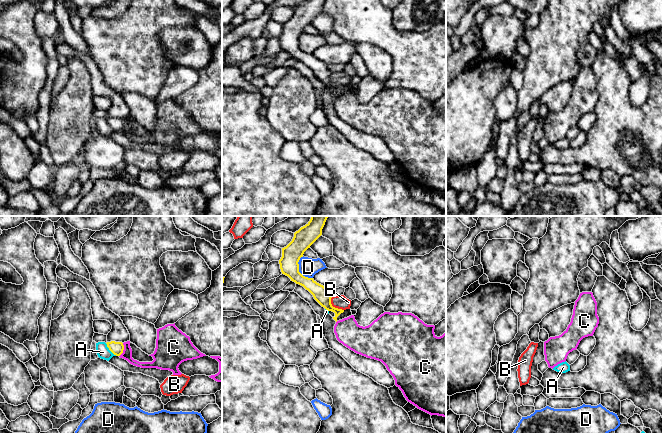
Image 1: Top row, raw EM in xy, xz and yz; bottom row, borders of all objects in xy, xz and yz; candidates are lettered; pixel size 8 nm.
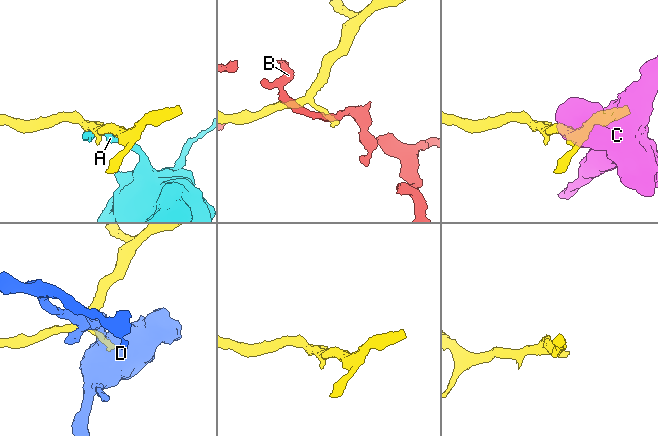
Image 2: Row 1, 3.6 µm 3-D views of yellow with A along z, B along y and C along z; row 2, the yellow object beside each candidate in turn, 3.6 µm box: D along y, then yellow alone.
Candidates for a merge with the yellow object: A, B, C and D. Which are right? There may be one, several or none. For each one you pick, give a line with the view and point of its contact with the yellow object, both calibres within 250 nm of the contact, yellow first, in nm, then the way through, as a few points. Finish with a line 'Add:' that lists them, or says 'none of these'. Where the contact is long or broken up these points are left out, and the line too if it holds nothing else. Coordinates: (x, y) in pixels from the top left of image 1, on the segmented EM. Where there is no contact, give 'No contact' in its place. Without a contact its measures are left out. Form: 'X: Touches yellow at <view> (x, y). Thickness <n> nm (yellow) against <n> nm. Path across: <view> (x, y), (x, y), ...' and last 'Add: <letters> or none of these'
Add: none of these

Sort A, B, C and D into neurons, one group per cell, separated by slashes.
A / B / C / D

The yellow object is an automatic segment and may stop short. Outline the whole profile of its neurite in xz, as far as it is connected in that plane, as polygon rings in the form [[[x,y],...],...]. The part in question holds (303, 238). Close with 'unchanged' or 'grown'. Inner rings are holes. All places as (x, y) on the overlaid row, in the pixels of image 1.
[[[311,216],[310,221],[294,233],[292,241],[282,248],[282,257],[279,264],[282,274],[308,290],[326,310],[334,312],[333,319],[337,322],[337,317],[344,310],[333,307],[331,304],[332,296],[328,293],[328,290],[313,278],[303,276],[299,272],[298,264],[304,252],[322,235],[322,229],[327,218],[328,216]]]; unchanged

